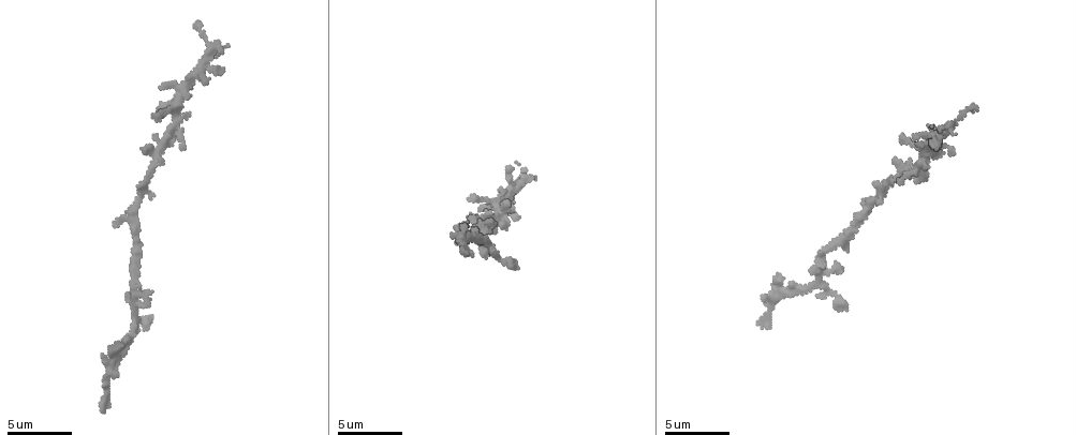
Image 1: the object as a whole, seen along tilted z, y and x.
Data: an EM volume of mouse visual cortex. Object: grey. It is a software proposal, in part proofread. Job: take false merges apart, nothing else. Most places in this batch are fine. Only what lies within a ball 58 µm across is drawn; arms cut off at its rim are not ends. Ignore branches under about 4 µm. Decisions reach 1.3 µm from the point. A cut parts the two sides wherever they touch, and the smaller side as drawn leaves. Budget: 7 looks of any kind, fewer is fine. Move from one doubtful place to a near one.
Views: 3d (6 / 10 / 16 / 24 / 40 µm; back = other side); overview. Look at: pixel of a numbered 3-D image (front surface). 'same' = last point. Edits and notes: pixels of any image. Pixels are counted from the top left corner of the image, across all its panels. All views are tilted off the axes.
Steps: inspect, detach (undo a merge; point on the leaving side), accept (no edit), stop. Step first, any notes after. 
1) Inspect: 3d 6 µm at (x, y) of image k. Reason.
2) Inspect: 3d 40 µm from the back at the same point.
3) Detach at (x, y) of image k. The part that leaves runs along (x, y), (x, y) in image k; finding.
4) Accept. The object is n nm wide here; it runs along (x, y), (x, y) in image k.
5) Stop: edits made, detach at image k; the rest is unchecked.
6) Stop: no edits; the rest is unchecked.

Inspect: 3d 10 µm at (861, 221) of image 1. Thin neck.

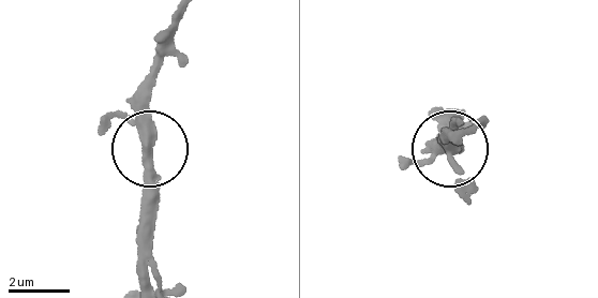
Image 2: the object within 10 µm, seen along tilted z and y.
Accept. It runs along (149, 102), (153, 240) in image 2; continuous, no second cell.

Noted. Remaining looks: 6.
Inspect: 3d 16 µm at (156, 163) of image 1. Three-way junction.

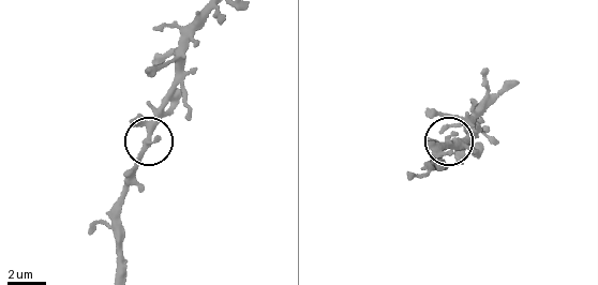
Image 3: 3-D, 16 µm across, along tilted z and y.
Accept. It runs along (120, 211), (128, 177), (165, 100) in image 3; one cell here.

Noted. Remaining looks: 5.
Inspect: 3d 6 µm at (489, 244) of image 1. Four or more arms meet.

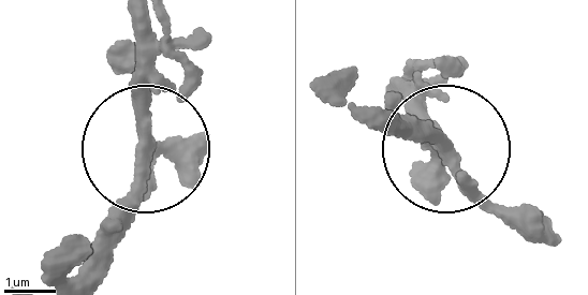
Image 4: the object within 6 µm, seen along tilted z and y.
Inspect: 3d 6 µm from the back at (146, 150) of image 4.

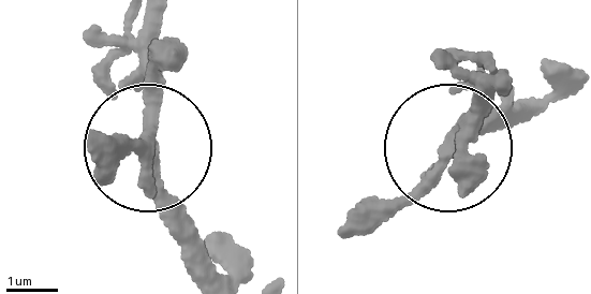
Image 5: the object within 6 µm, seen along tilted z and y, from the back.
Accept. The object is 260 nm wide here; it runs along (493, 88), (431, 173), (355, 233) in image 5; one cell here.

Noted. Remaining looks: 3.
Inspect: 3d 10 µm at (462, 242) of image 1. Three arms meet.

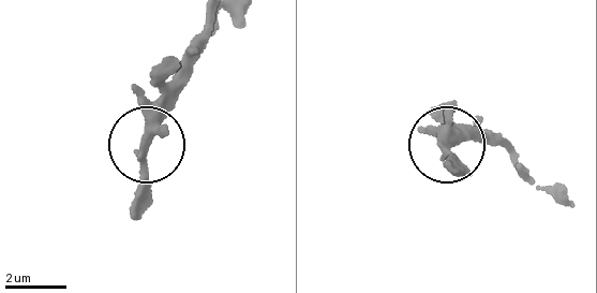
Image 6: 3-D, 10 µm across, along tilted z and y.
Accept. 3 arms meet here; it runs along (211, 13), (153, 135), (138, 207) in image 6; continuous, no second cell.

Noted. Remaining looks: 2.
Stop: no edits; the rest is unchecked.

